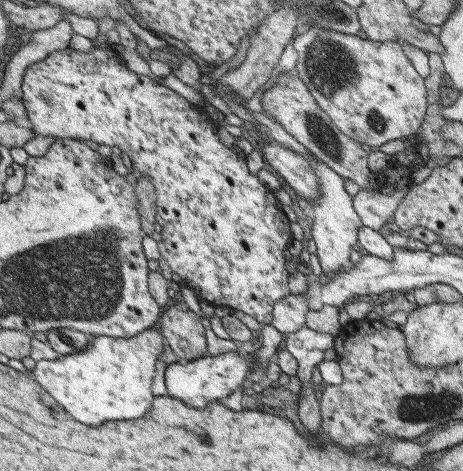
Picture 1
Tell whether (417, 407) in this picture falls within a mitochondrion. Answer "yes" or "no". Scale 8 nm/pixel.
yes

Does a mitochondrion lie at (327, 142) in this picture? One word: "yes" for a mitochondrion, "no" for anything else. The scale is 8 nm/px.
yes

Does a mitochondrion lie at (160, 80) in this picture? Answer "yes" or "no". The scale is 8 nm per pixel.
no

